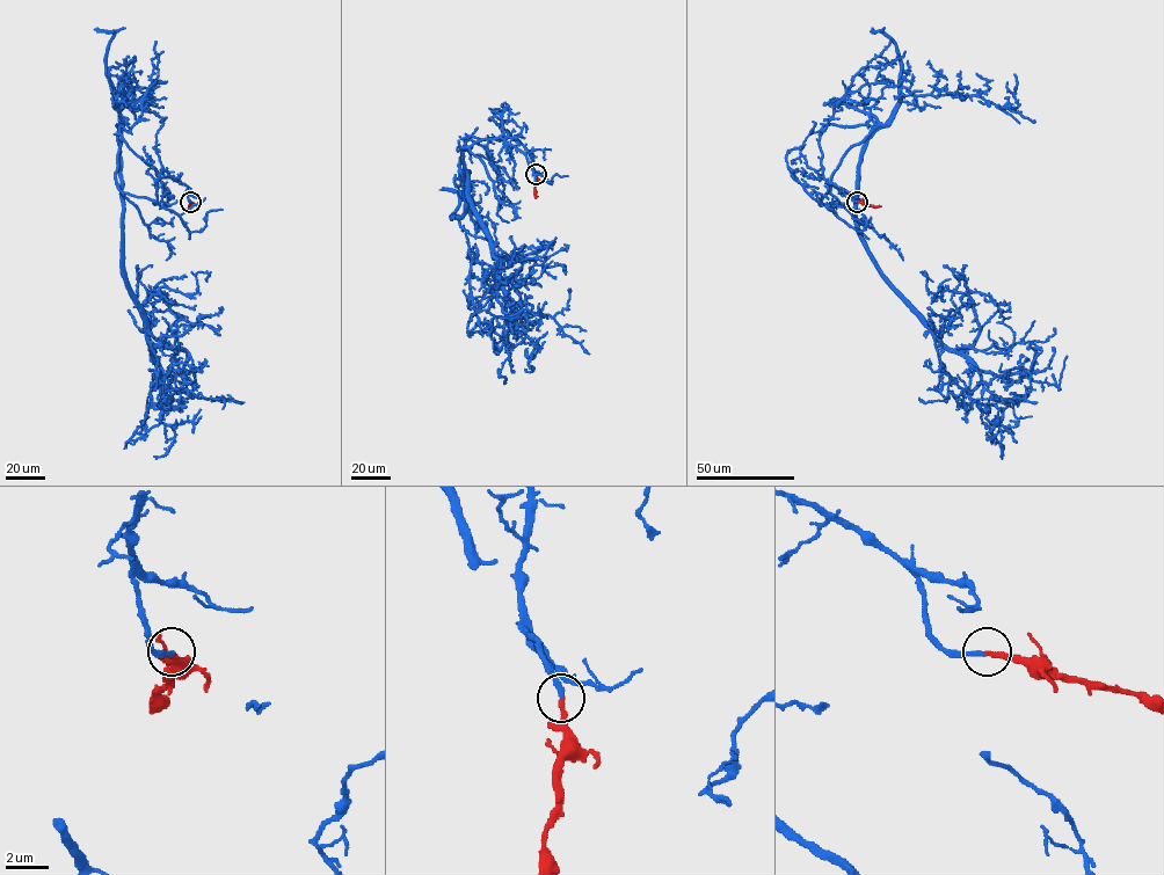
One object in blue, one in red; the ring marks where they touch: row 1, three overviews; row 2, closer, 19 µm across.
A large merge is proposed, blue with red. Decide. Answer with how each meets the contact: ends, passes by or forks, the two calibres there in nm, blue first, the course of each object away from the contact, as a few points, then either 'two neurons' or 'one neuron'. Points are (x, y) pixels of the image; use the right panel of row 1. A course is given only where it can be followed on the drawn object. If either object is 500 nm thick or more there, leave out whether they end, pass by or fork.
blue ends; red ends; calibres 240 and 240 nm; course blue (857, 201), (821, 177), (826, 125), (885, 125), (859, 238), (969, 349), (973, 301), (932, 282); course red (857, 201), (881, 206); one neuron

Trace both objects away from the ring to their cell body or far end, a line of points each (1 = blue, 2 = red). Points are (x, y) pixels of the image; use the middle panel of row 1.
1: (536, 174), (514, 138), (465, 138), (466, 202), (468, 173), (497, 264), (488, 290), (504, 260), (552, 249)
2: (536, 174), (535, 198)

